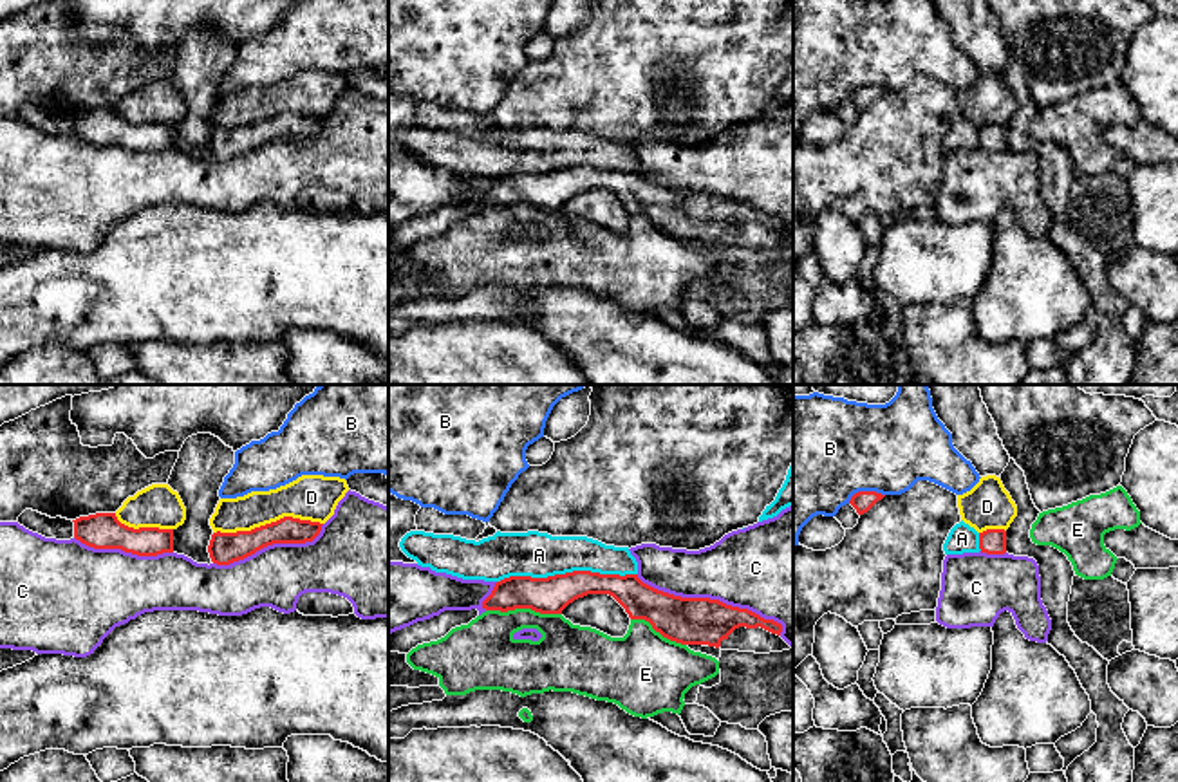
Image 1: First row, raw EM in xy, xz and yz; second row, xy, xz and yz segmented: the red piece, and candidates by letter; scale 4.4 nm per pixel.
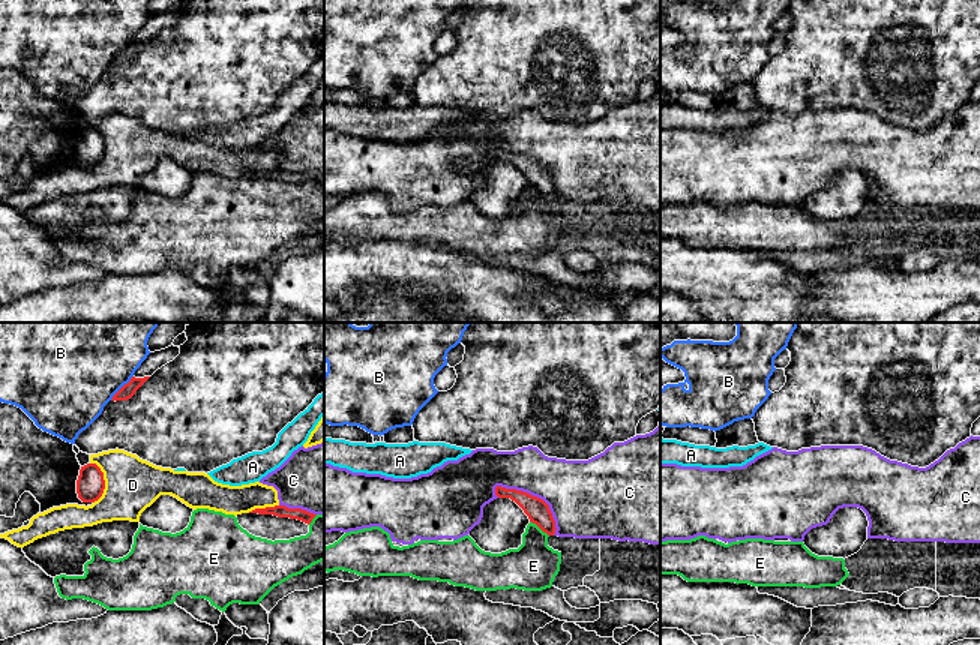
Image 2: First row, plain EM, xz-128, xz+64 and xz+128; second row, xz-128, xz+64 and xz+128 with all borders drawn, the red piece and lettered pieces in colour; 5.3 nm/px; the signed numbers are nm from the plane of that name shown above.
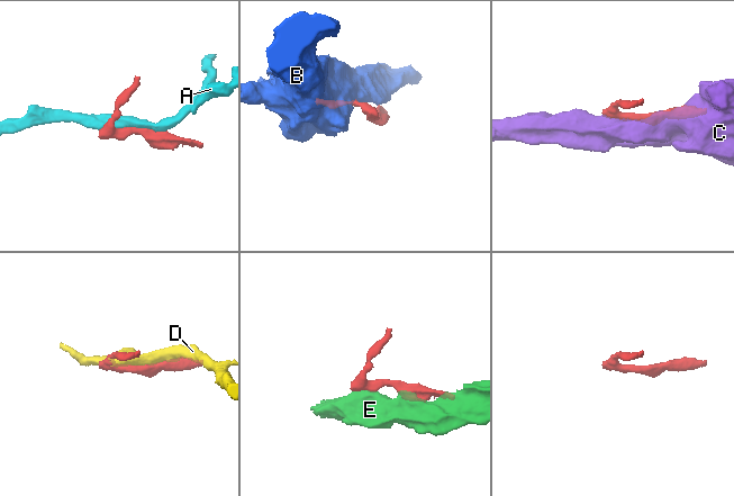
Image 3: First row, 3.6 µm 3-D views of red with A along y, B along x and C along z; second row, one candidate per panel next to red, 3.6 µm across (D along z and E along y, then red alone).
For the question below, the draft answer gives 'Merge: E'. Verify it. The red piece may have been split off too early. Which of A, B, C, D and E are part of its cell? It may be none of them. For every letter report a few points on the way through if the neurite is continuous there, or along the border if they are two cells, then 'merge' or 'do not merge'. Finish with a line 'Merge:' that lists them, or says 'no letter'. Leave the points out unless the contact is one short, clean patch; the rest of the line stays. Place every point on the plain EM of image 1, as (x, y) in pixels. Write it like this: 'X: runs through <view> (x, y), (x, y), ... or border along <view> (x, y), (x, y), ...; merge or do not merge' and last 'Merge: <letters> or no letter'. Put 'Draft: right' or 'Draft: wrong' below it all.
A: do not merge
B: do not merge
C: do not merge
D: do not merge
E: do not merge
Merge: no letter
Draft: wrong

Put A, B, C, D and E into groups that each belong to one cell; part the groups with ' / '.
A / B / C / D / E

